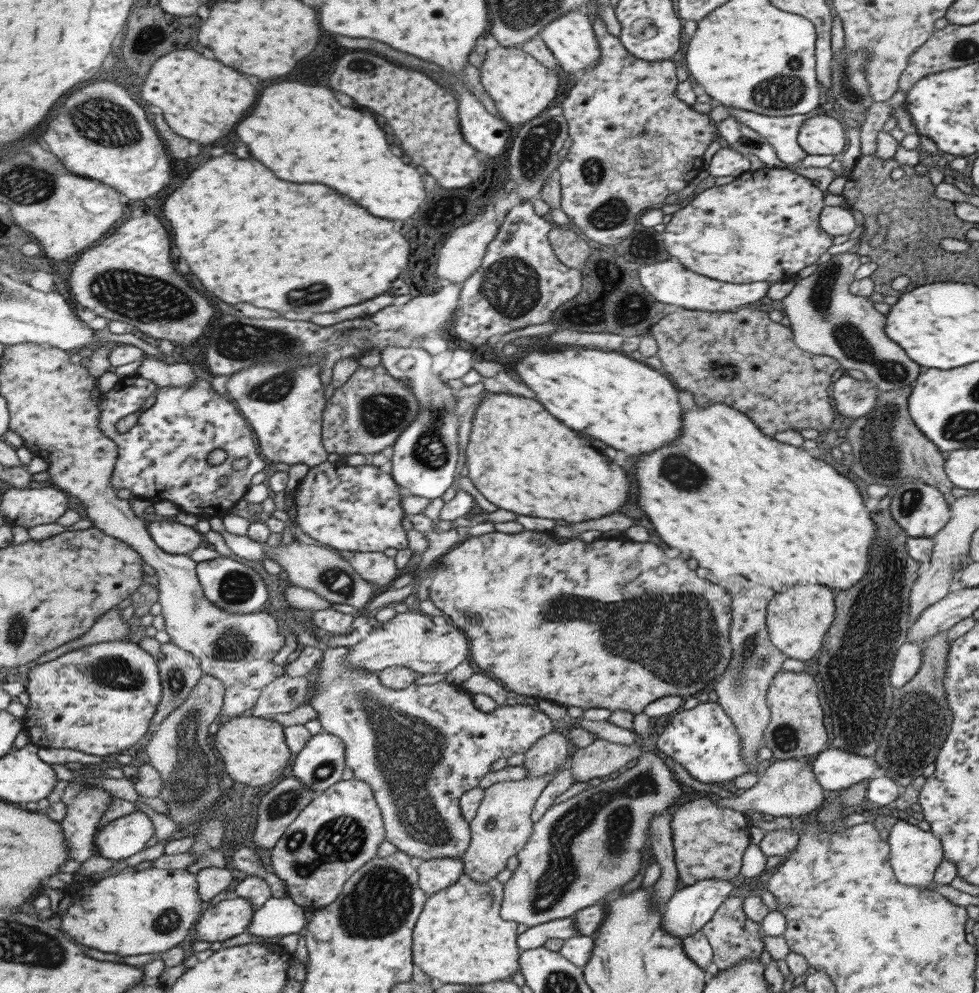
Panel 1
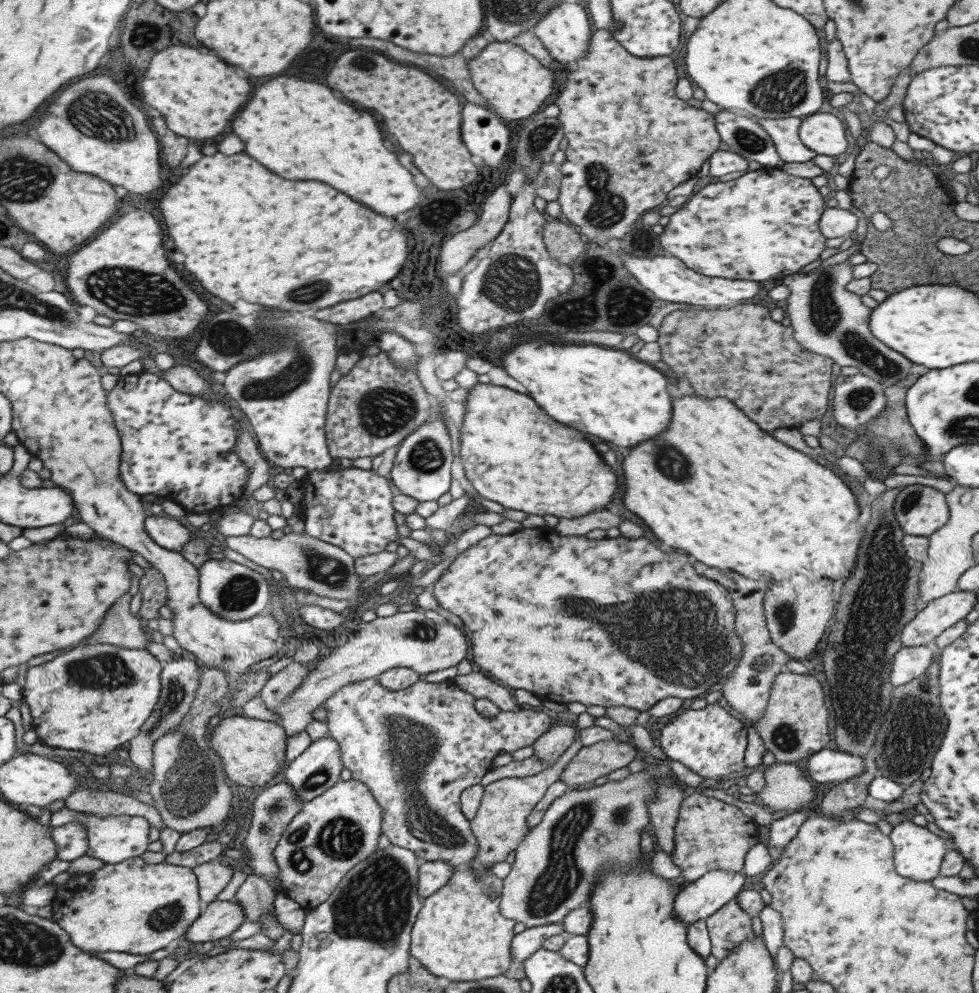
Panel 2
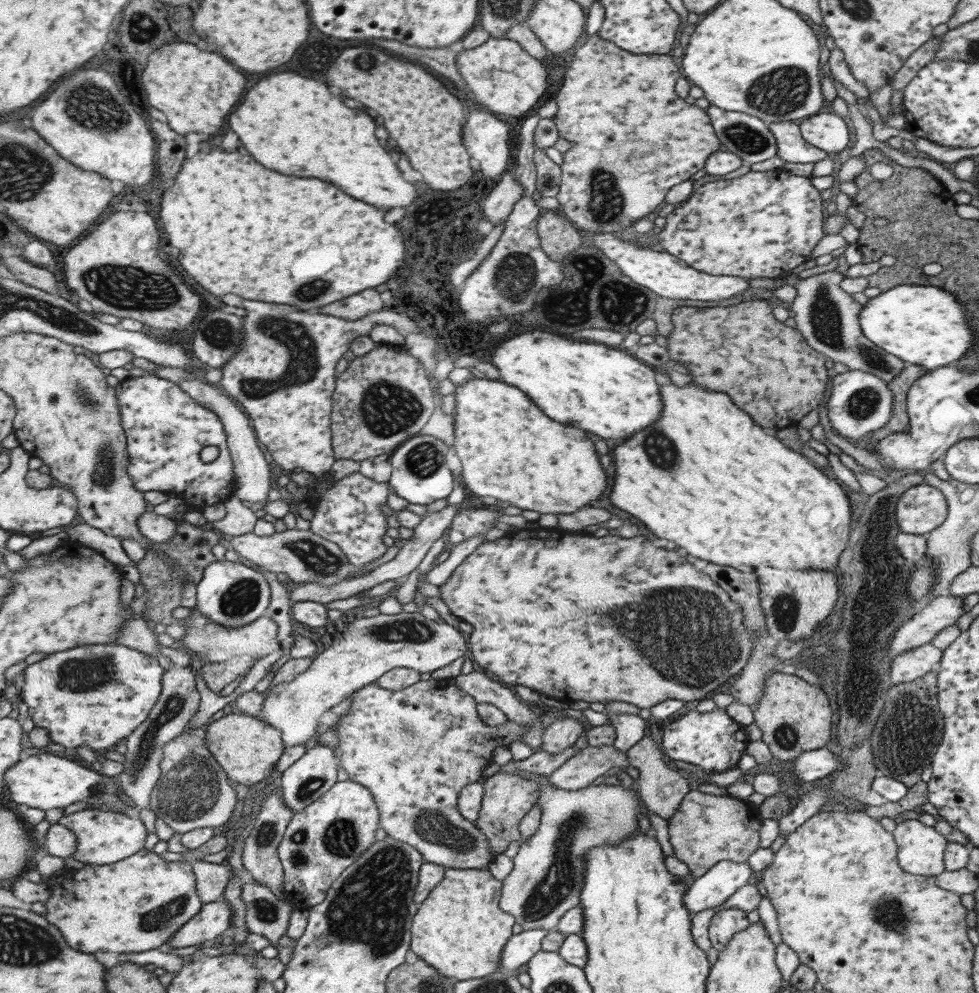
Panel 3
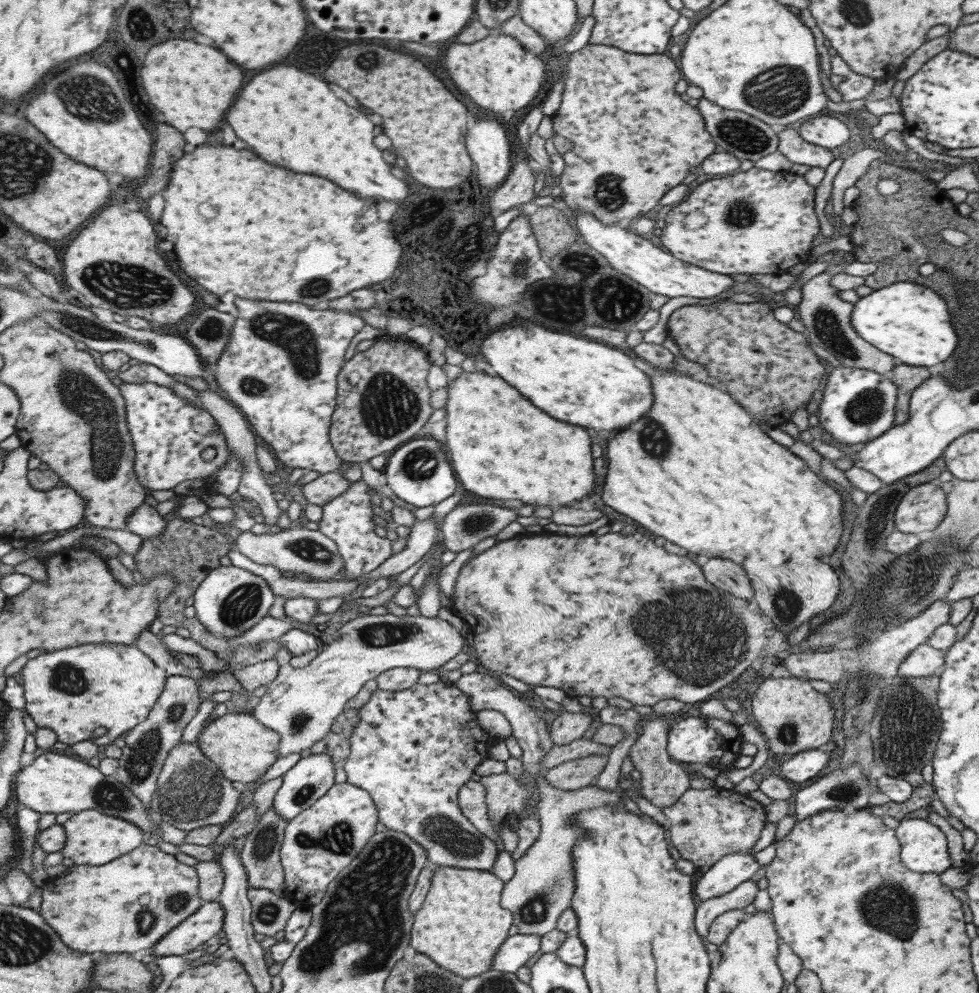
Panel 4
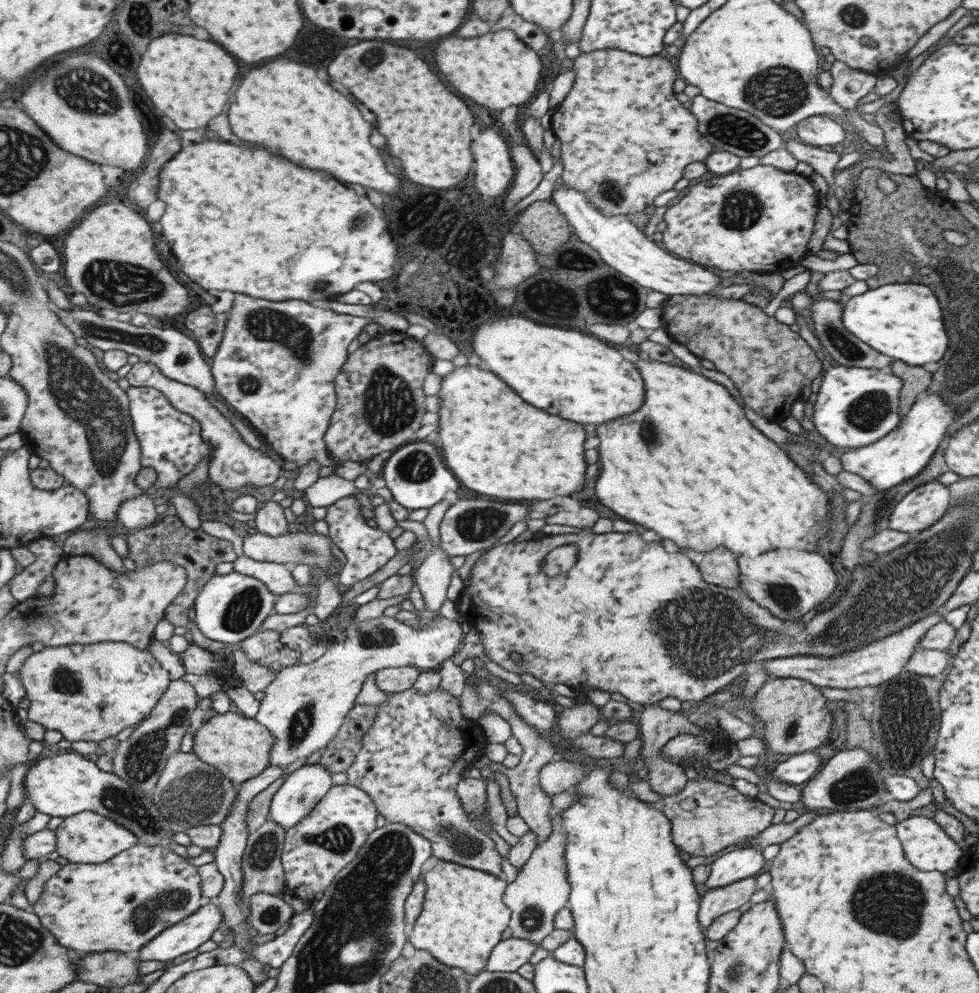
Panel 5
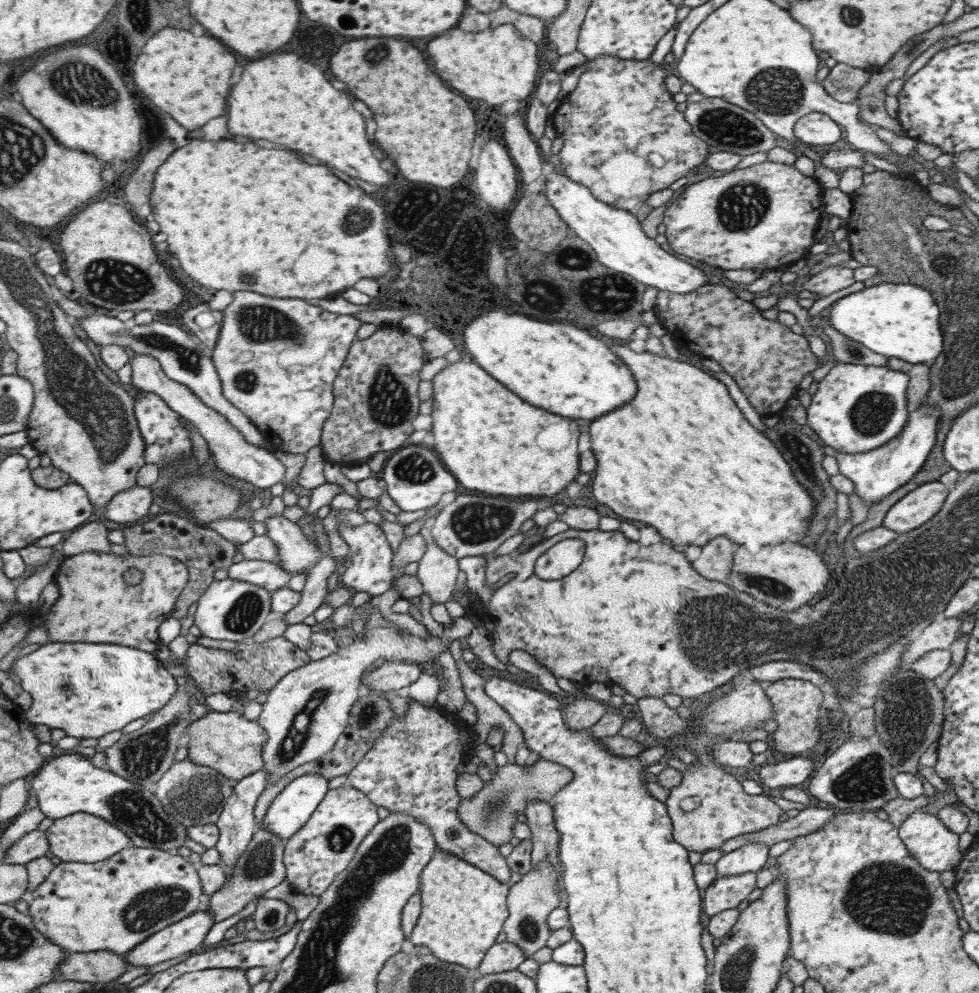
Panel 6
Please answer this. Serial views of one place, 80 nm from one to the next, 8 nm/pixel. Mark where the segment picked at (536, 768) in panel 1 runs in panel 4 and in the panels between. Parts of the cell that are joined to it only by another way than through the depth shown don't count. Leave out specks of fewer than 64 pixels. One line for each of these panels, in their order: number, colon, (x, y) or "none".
2: (548, 747)
3: (562, 733)
4: (568, 727)

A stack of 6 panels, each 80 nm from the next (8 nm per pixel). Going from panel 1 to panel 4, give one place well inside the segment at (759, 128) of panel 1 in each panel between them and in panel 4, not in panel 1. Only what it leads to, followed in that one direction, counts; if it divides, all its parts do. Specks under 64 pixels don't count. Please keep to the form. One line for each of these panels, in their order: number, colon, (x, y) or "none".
2: (783, 132)
3: (791, 148)
4: (797, 151)

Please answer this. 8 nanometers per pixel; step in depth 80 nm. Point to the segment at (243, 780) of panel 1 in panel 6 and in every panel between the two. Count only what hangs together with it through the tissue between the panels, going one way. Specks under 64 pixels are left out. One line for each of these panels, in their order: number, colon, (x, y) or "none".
2: (251, 751)
3: (247, 749)
4: (243, 749)
5: (238, 747)
6: (224, 741)

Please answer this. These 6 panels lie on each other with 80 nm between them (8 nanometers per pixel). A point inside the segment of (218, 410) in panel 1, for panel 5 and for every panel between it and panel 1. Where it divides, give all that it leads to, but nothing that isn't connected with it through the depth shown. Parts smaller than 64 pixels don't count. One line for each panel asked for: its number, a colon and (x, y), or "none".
2: (171, 440)
3: (167, 430)
4: (170, 435)
5: (172, 443)

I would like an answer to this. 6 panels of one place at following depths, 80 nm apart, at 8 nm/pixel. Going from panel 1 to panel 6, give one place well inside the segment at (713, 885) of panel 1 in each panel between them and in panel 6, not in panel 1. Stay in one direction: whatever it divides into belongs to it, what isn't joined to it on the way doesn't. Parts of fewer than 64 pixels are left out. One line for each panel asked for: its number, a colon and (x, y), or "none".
2: (697, 900)
3: (711, 889)
4: (729, 871)
5: (732, 866)
6: (750, 857)

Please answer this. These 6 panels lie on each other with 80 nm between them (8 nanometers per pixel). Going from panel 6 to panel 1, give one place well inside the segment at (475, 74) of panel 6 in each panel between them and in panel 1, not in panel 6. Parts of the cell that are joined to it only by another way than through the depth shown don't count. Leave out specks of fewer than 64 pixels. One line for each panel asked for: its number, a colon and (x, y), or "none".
1: (521, 88)
2: (514, 84)
3: (507, 81)
4: (497, 73)
5: (497, 70)

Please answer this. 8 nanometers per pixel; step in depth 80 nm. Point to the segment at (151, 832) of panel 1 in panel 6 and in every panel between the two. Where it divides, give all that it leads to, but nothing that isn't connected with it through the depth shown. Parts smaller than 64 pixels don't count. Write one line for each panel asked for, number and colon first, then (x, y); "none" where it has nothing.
2: (113, 839)
3: (105, 836)
4: (95, 839)
5: (90, 838)
6: (81, 837)

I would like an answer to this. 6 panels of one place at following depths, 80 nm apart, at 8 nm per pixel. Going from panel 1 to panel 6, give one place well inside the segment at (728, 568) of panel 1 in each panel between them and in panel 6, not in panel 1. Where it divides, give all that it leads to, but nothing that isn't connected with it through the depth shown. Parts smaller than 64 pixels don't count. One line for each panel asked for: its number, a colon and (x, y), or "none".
2: (714, 486)
3: (722, 489)
4: (745, 496)
5: (717, 481)
6: (679, 457)

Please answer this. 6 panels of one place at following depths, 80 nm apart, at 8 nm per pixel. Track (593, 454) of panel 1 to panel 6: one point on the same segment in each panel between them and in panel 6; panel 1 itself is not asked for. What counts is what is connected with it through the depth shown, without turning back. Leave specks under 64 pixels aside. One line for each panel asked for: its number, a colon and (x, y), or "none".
2: (513, 453)
3: (509, 450)
4: (501, 447)
5: (498, 446)
6: (492, 442)

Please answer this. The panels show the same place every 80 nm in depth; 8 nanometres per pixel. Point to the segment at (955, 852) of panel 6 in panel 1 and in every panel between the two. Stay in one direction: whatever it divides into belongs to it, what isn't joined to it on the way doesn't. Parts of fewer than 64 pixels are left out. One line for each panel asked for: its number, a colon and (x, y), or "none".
1: (914, 854)
2: (917, 853)
3: (919, 848)
4: (923, 848)
5: (927, 847)

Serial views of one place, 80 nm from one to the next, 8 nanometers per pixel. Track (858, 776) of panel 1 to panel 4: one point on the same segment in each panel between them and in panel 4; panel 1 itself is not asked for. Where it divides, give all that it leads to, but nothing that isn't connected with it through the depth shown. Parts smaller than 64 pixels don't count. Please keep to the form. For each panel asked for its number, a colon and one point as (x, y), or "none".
2: (827, 766)
3: (811, 765)
4: (805, 764)

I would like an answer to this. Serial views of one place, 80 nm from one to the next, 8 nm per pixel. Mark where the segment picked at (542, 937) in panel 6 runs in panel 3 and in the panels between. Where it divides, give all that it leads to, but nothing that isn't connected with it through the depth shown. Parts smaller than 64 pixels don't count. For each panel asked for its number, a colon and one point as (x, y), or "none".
3: (546, 878)
4: (541, 888)
5: (540, 888)

